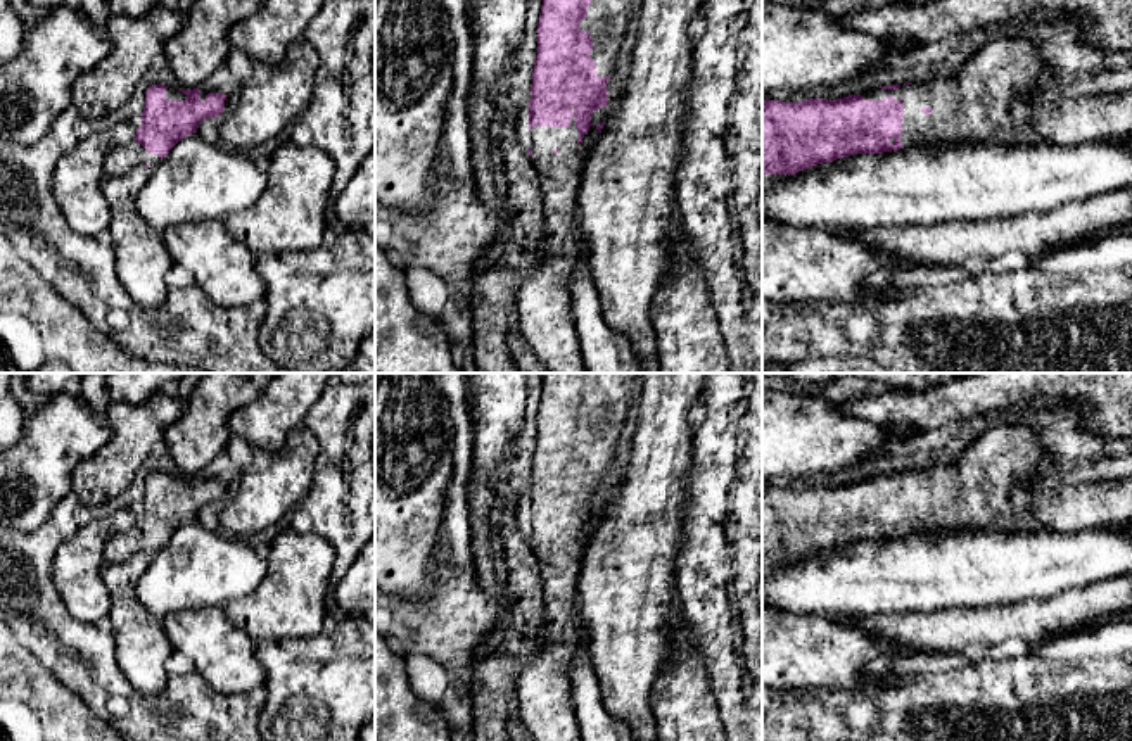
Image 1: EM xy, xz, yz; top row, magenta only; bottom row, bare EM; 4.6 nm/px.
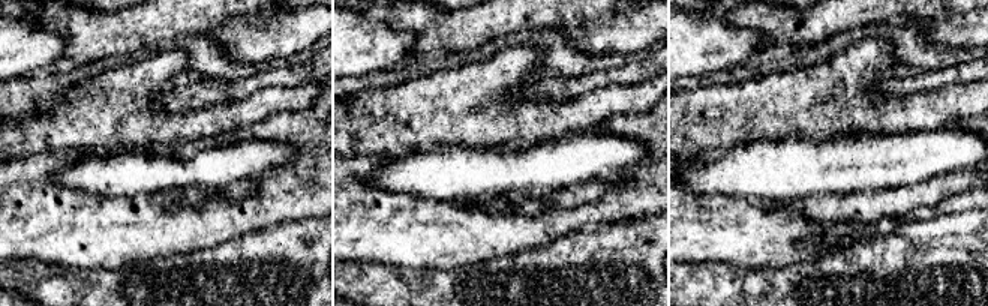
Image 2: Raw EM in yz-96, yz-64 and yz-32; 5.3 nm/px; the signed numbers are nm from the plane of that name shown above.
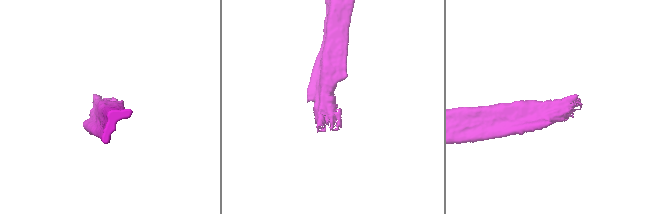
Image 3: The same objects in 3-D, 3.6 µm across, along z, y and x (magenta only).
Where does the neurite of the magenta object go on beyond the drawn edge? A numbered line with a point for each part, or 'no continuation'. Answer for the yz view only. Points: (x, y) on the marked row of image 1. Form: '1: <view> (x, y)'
1: yz (989, 101)

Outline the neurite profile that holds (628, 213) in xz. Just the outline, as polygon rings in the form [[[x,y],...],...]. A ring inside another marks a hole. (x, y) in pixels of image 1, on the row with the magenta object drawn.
[[[639,0],[636,45],[626,86],[614,95],[615,107],[608,111],[598,142],[581,168],[579,233],[588,247],[591,280],[600,295],[605,321],[631,342],[643,373],[658,373],[650,304],[669,273],[669,249],[676,235],[676,178],[690,116],[691,54],[702,3],[703,0]]]

